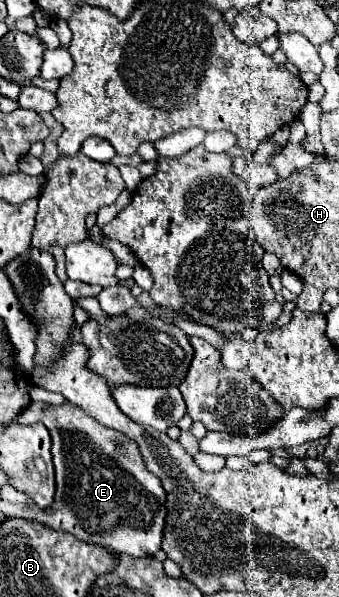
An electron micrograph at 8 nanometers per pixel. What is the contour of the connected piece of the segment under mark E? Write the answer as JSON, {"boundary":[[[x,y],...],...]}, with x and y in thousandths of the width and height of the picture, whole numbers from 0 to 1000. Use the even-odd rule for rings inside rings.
{"boundary":[[[201,672],[177,682],[136,678],[136,675],[94,675],[88,685],[71,688],[59,702],[77,702],[77,709],[130,709],[142,715],[153,732],[153,769],[159,769],[165,809],[171,809],[171,822],[159,829],[159,843],[147,846],[147,853],[118,856],[118,849],[106,846],[71,849],[65,869],[118,873],[147,886],[201,889],[236,899],[242,906],[307,913],[342,926],[372,926],[389,933],[454,930],[472,920],[484,863],[490,863],[484,853],[490,826],[478,819],[472,802],[431,786],[401,742],[389,742],[360,725],[295,712],[283,702],[271,702],[260,692],[248,692],[236,682]]]}

